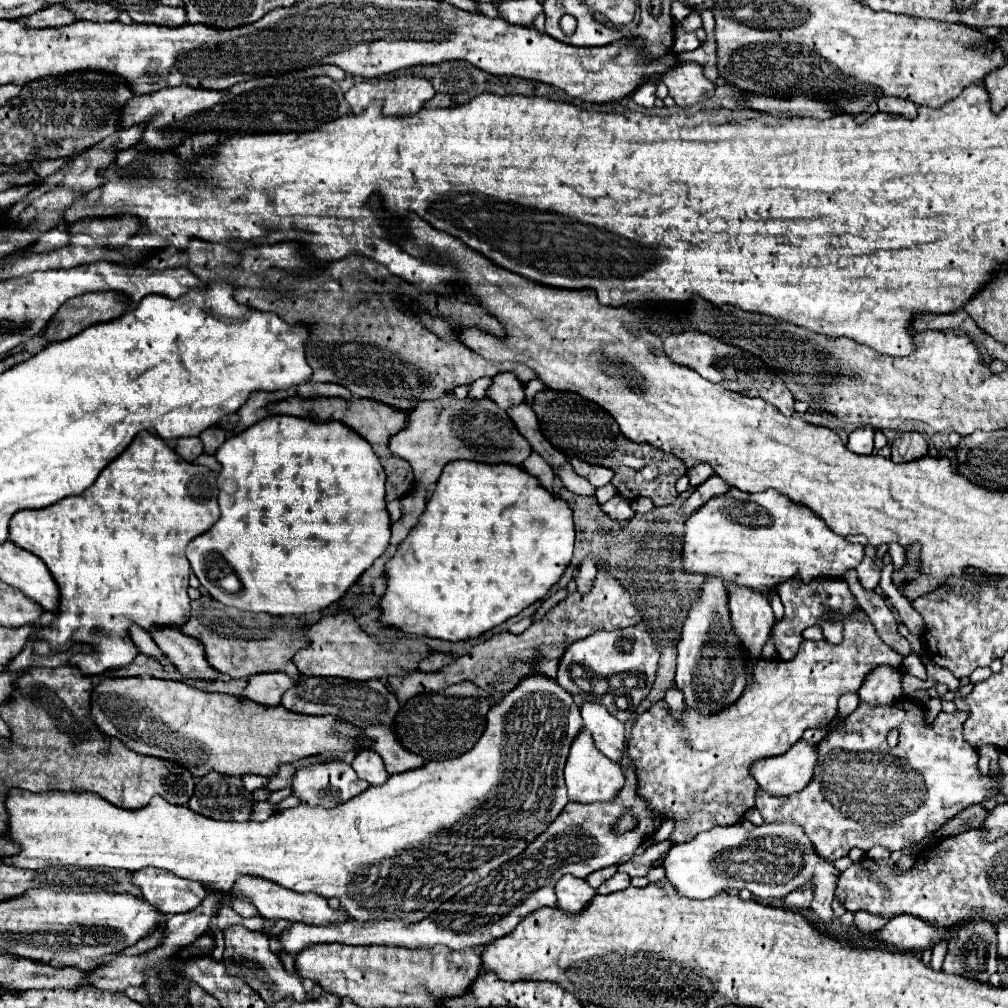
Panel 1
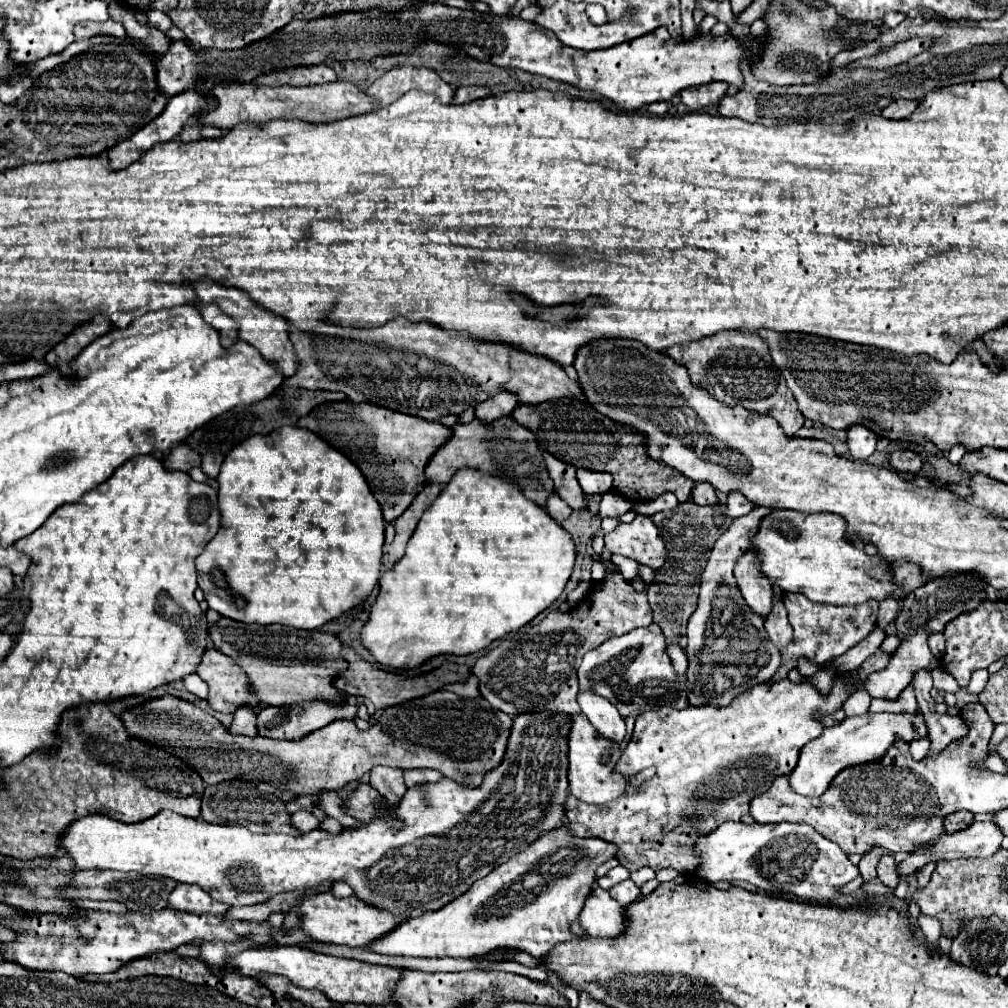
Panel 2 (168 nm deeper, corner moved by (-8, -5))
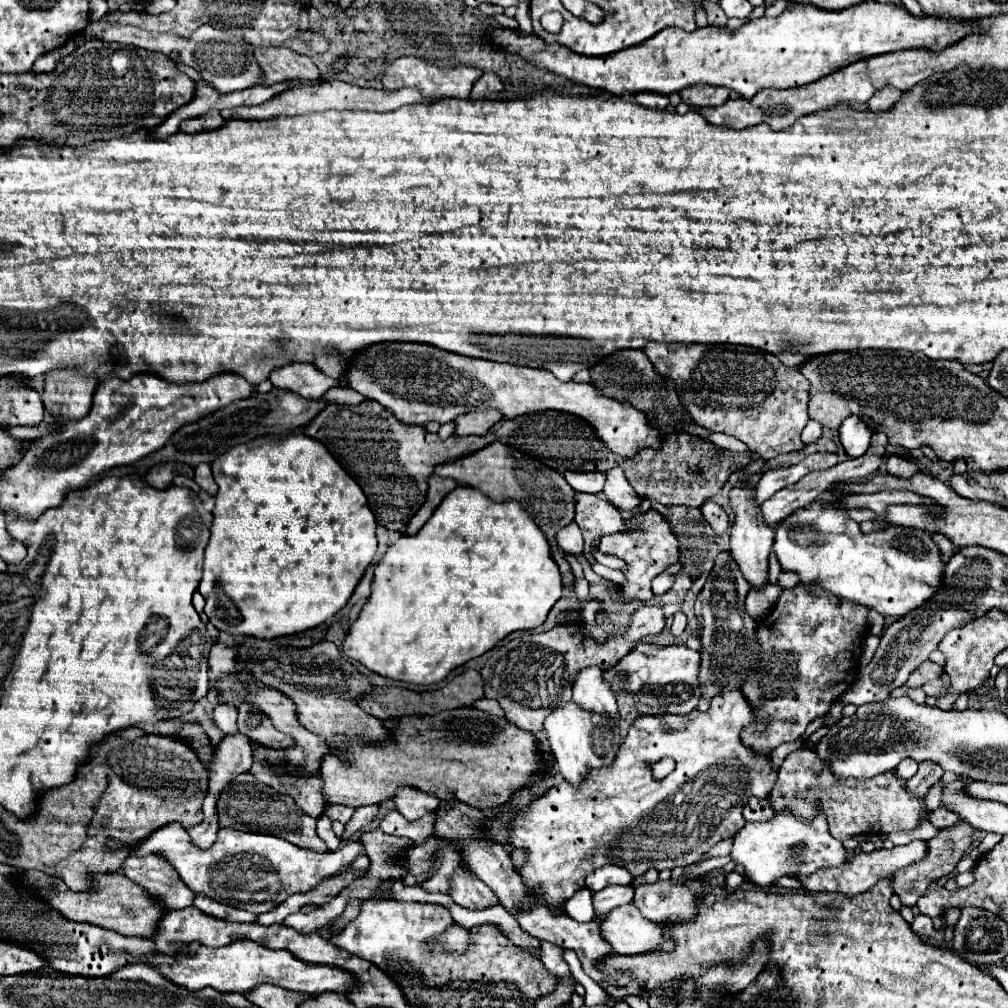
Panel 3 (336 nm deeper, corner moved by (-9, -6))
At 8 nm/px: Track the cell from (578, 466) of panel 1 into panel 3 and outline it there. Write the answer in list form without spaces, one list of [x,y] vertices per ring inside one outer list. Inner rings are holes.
[[[570,470],[564,472],[564,478],[576,492],[586,494],[600,494],[606,480],[602,472],[570,472]]]

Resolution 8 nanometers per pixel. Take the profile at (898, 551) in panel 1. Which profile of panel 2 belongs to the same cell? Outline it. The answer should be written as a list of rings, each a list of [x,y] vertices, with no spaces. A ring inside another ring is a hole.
[[[967,573],[967,575],[953,575],[953,577],[943,577],[943,579],[931,579],[925,585],[921,585],[919,589],[911,591],[903,601],[901,601],[901,609],[897,613],[895,619],[895,627],[897,627],[897,637],[903,639],[901,647],[891,655],[891,661],[887,665],[887,669],[883,671],[875,671],[867,677],[865,681],[865,689],[869,691],[871,697],[879,697],[879,699],[897,699],[901,695],[901,691],[911,683],[913,673],[917,669],[927,667],[933,661],[933,653],[927,647],[927,637],[931,633],[943,631],[943,627],[955,619],[957,615],[975,609],[981,601],[983,601],[983,587],[985,583]]]

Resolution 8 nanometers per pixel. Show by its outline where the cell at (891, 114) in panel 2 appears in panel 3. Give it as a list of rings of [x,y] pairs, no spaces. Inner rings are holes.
[[[884,86],[882,90],[878,90],[878,94],[874,94],[874,98],[870,98],[870,104],[868,108],[870,110],[878,110],[878,112],[884,112],[884,110],[890,110],[896,100],[902,96],[900,90],[894,90],[894,86]]]

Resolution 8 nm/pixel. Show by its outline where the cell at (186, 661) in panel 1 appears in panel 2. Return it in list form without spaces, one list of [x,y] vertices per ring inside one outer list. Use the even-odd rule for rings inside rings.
[[[207,649],[197,665],[197,675],[209,685],[207,703],[215,711],[233,713],[241,703],[259,705],[249,693],[249,679],[245,671],[217,649]]]

